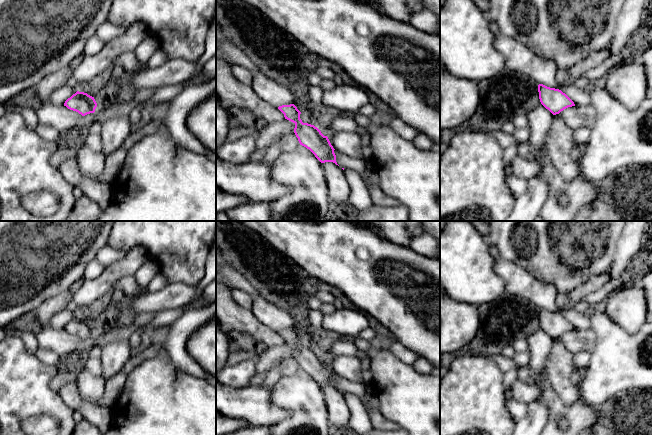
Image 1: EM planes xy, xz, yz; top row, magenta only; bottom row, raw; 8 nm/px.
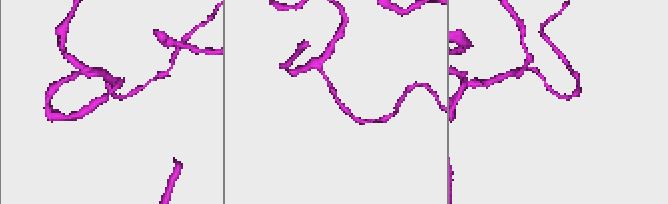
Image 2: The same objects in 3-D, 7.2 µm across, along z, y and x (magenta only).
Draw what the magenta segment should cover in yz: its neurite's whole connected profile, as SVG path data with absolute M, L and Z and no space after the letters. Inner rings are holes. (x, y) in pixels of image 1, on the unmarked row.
M538 309L541 328L553 339L560 338L564 347L572 354L580 351L592 352L595 347L595 334L591 330L576 330L561 314Z

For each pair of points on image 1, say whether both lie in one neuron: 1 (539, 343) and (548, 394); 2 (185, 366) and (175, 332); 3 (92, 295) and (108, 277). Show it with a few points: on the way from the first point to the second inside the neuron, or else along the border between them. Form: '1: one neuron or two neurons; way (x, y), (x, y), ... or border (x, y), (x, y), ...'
1: two neurons; border (545, 369), (533, 385)
2: one neuron; way (181, 358), (176, 348), (176, 340)
3: one neuron; way (94, 291), (104, 281)

